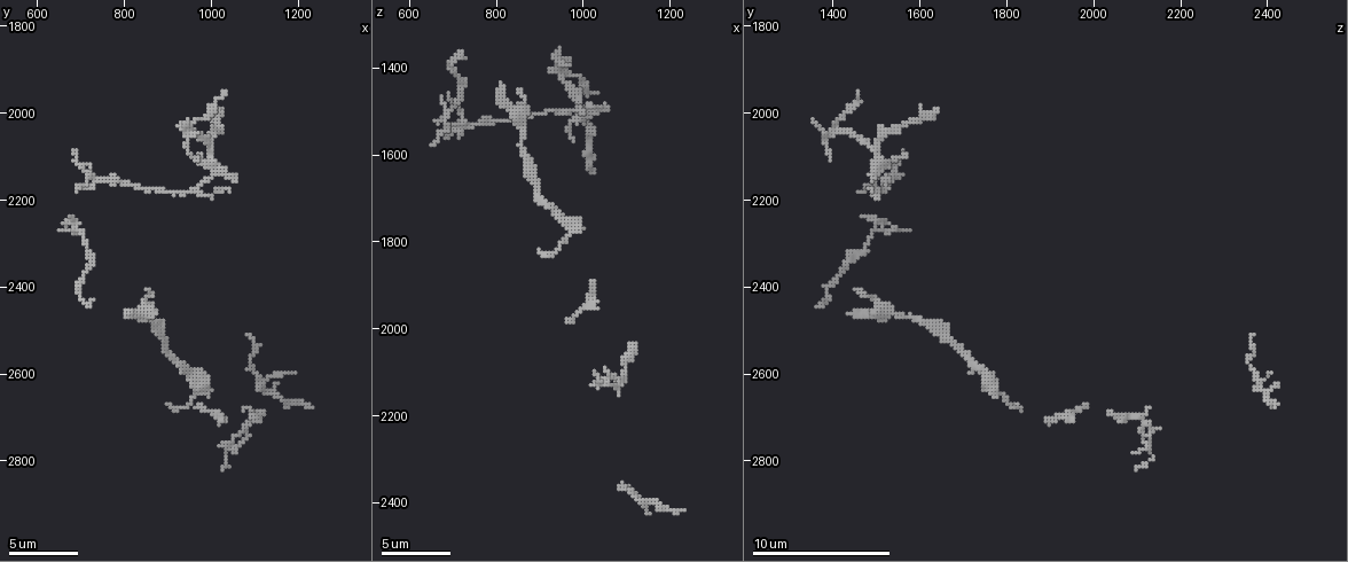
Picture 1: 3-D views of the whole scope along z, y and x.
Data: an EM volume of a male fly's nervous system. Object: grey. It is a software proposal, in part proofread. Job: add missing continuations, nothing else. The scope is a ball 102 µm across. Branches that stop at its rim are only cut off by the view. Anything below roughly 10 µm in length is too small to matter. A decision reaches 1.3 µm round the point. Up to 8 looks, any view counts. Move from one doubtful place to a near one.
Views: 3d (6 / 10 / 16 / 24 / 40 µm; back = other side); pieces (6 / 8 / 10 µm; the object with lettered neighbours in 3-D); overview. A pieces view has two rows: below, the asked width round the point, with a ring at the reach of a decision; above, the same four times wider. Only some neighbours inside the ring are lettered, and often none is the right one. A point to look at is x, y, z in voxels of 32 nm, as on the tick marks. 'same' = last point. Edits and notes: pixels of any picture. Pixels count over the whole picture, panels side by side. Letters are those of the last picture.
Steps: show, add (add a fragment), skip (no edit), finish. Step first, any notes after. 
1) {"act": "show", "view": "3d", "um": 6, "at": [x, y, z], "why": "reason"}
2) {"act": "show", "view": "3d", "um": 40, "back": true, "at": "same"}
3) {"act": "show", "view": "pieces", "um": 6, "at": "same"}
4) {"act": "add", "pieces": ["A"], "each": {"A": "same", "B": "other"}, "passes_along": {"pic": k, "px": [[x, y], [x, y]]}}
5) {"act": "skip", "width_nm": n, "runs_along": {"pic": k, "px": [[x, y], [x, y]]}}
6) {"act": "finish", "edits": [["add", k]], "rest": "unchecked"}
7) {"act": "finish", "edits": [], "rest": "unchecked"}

{"act": "show", "view": "pieces", "um": 8, "at": [680, 2090, 1565], "why": "an open end"}

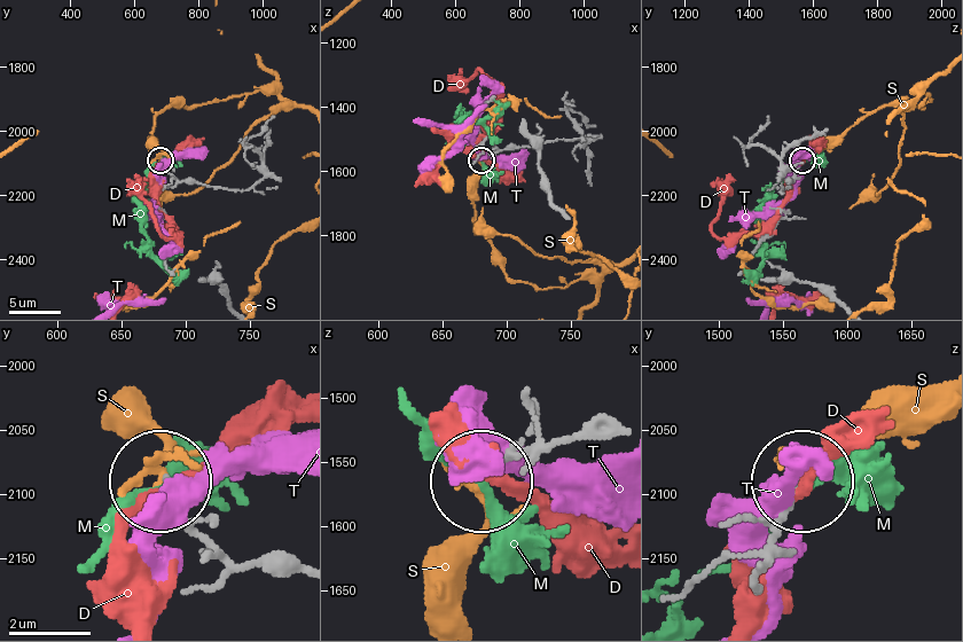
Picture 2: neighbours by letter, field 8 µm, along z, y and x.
{"act": "skip", "each": {"D": "other", "M": "other", "S": "other", "T": "other"}, "found": "no lettered fragment goes on from it"}

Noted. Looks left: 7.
{"act": "show", "view": "pieces", "um": 10, "at": [660, 2265, 1565], "why": "thin end"}

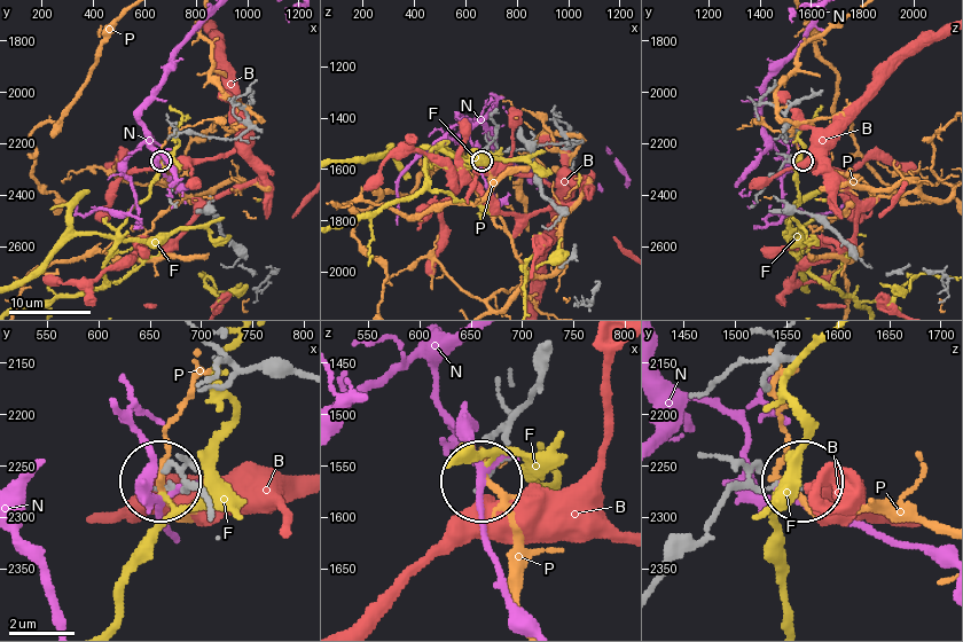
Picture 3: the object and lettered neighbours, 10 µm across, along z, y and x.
{"act": "skip", "width_nm": 110, "each": {"B": "other", "F": "other", "N": "other", "P": "other"}, "found": "no lettered fragment goes on from it"}

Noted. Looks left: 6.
{"act": "show", "view": "pieces", "um": 10, "at": [1020, 2000, 1640], "why": "branch stops here"}

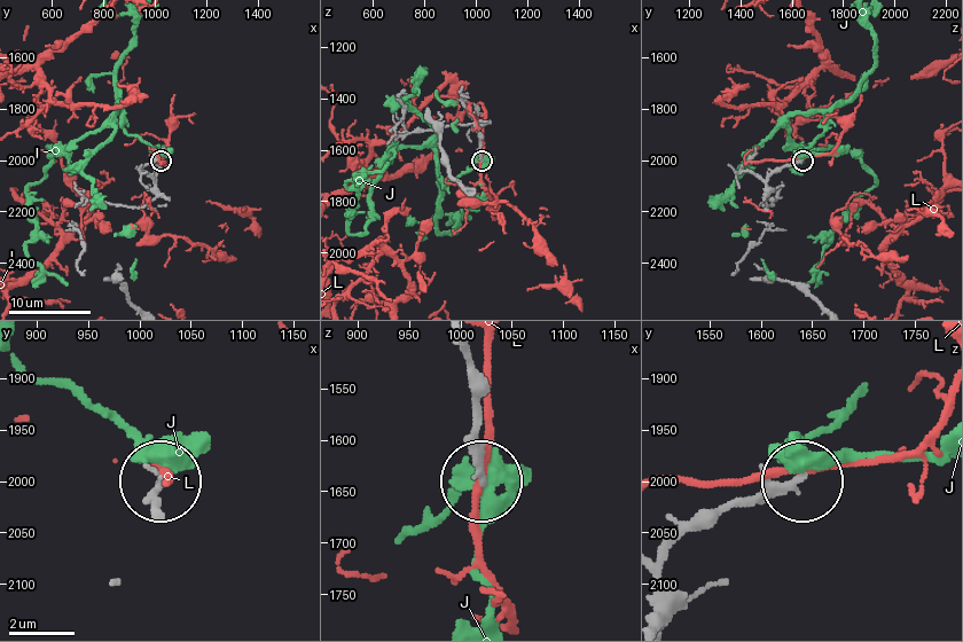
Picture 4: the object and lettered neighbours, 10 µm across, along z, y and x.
{"act": "skip", "each": {"J": "other", "L": "other"}, "runs_along": {"pic": 4, "px": [[664, 553], [730, 507], [801, 482]]}, "found": "no lettered fragment goes on from it"}

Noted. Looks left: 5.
{"act": "show", "view": "3d", "um": 10, "at": [1095, 2510, 2365], "why": "tapers out"}

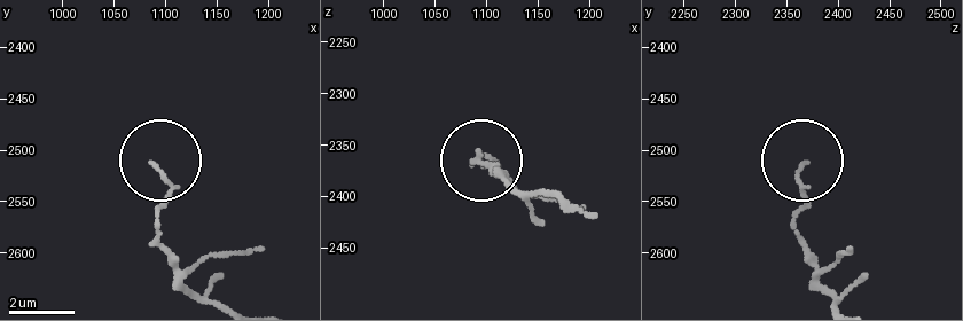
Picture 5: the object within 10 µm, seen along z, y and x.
{"act": "show", "view": "pieces", "um": 10, "at": [1086, 2514, 2364], "why": "see the neighbours"}

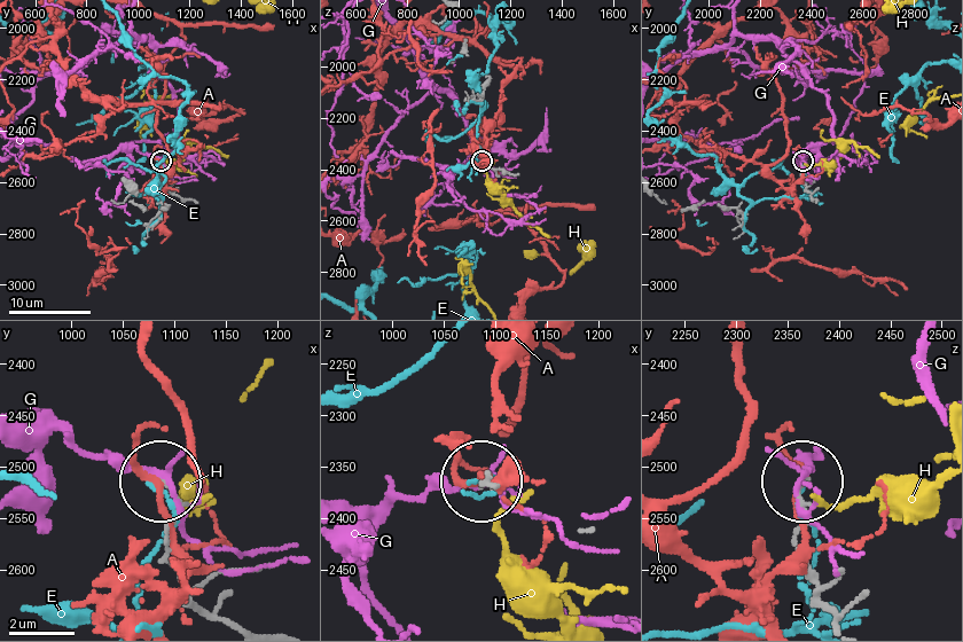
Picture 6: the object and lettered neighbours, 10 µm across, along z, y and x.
{"act": "skip", "each": {"A": "other", "E": "other", "G": "other", "H": "other"}, "found": "none of them fits"}

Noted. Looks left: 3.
{"act": "finish", "edits": [], "rest": "unchecked"}

